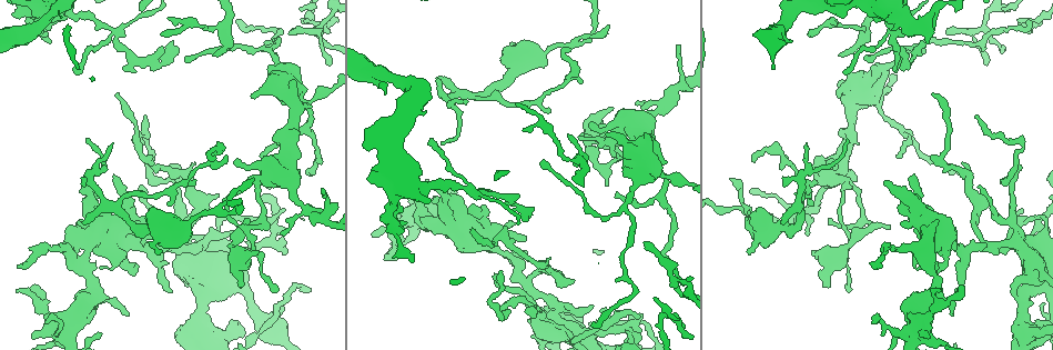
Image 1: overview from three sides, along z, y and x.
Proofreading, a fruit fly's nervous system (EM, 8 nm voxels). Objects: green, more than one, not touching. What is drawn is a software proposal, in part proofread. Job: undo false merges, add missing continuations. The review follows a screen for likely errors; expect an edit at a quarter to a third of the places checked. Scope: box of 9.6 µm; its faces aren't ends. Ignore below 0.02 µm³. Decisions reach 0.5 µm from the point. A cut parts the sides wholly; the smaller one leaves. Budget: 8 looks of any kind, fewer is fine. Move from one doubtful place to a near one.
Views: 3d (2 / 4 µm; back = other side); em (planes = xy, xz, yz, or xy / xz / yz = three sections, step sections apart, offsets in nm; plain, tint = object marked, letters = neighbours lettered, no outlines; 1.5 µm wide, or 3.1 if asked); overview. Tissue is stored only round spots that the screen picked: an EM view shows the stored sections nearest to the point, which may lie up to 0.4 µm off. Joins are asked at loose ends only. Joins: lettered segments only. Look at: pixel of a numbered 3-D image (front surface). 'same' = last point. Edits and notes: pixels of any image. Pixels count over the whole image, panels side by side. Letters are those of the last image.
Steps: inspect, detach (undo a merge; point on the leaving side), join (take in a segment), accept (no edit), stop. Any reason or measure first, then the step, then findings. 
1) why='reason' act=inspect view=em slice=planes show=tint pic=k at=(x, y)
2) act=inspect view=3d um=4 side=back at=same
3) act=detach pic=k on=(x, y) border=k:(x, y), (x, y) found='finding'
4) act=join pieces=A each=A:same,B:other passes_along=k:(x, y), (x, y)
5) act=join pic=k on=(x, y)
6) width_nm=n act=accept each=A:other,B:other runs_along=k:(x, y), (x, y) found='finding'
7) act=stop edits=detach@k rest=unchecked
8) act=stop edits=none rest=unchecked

why='thin end' act=inspect view=3d um=2 pic=1 at=(17, 266)

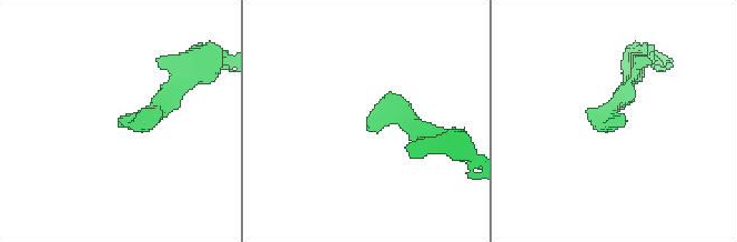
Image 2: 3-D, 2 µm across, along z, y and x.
why='now the EM' act=inspect view=em slice=planes show=letters pic=2 at=(616, 118)

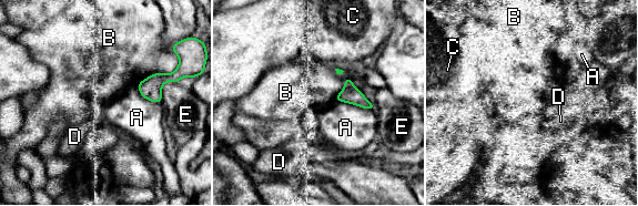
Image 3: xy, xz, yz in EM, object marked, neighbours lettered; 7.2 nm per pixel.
act=accept each=A:other,B:other,C:other,D:other,E:other border=3:(166, 72), (153, 72), (137, 84) found='none of them fits'

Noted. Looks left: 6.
why='an open end' act=inspect view=3d um=2 pic=1 at=(857, 180)

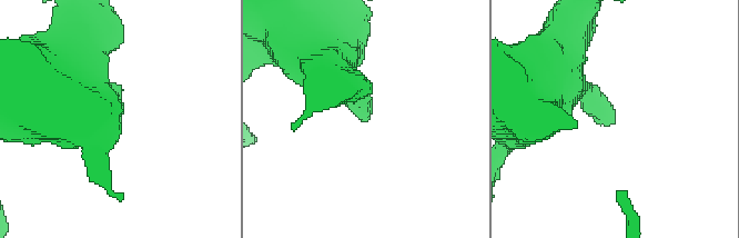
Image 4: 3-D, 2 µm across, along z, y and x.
act=inspect view=em slice=xz step=4 show=tint pic=4 at=(612, 120)

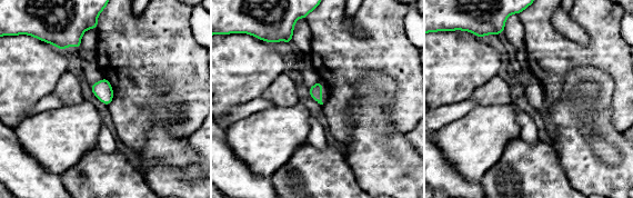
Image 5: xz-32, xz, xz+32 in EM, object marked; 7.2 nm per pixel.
act=inspect view=em slice=yz step=4 show=letters at=same

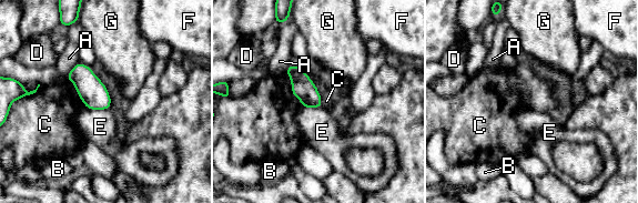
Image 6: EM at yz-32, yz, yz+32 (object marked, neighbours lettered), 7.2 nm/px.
longest_contact=C:320nm act=accept each=A:other,B:other,C:other,D:other,E:other,F:other,G:other found='no lettered segment goes on from it'

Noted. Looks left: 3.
why='branch stops here' act=inspect view=3d um=4 pic=1 at=(235, 159)

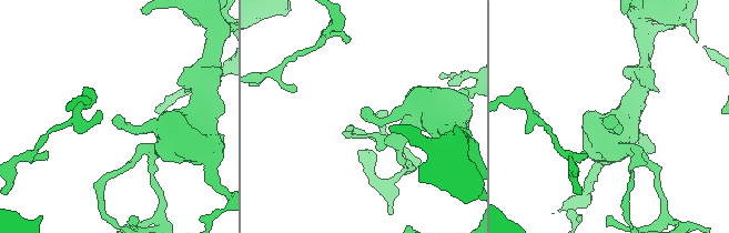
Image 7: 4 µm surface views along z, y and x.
act=inspect view=em slice=xz step=4 show=letters pic=7 at=(607, 117)

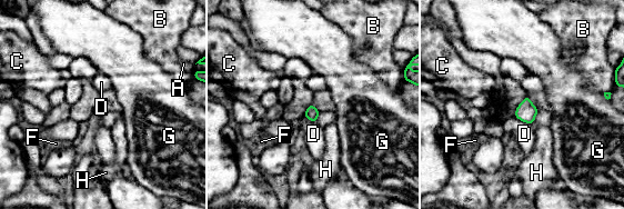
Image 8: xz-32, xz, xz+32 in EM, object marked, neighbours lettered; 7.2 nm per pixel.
act=accept each=A:other,B:other,C:other,D:other,F:other,G:other,H:other found='no lettered segment goes on from it'

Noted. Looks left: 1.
act=stop edits=none rest=unchecked

